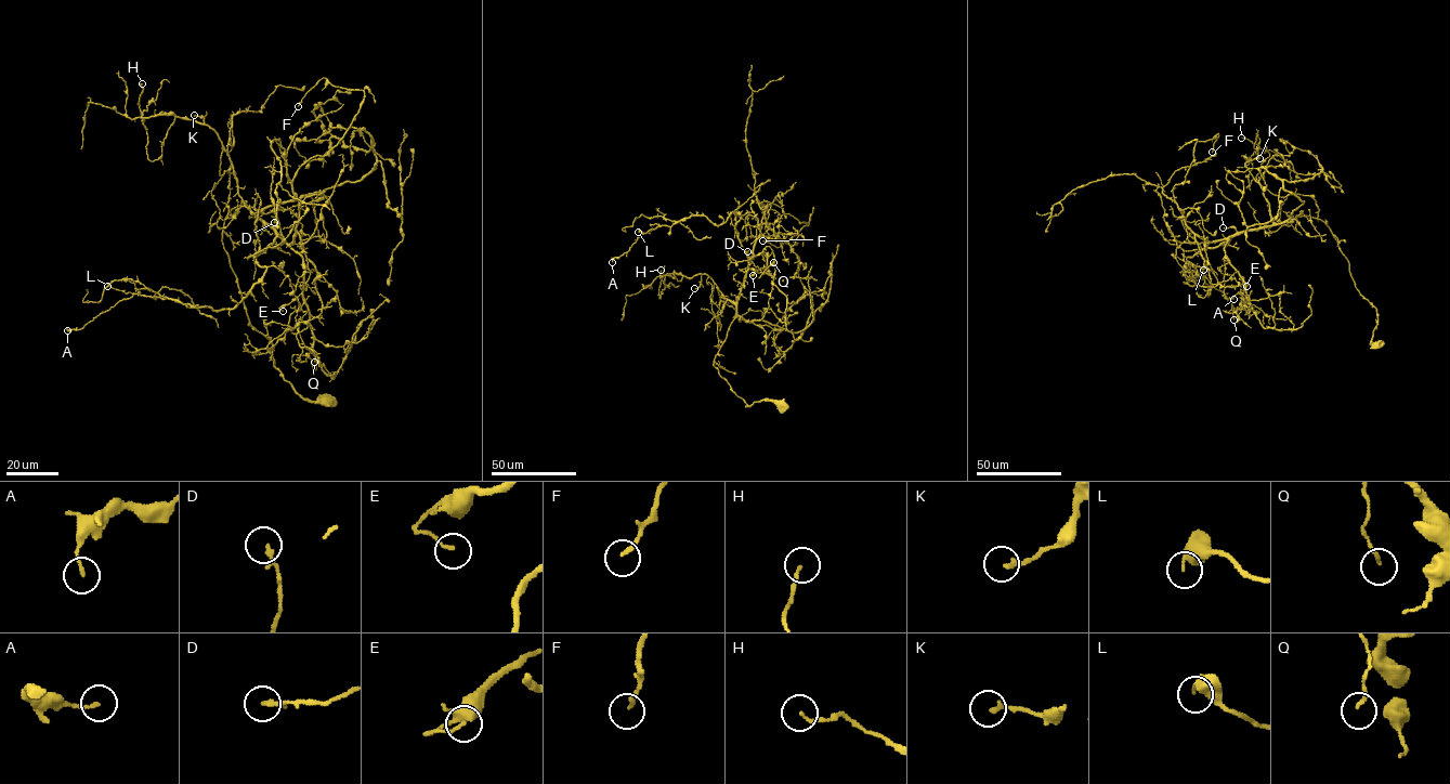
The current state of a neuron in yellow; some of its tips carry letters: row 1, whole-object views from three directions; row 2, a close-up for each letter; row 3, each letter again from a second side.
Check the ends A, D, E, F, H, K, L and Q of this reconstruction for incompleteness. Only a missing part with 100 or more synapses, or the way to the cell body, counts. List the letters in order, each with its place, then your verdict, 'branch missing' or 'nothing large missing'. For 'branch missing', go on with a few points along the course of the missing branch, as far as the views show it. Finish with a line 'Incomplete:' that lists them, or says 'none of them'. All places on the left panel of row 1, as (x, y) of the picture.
A: (67, 330) | nothing large missing
D: (274, 222) | nothing large missing
E: (283, 311) | nothing large missing
F: (298, 106) | nothing large missing
H: (142, 83) | nothing large missing
K: (194, 115) | nothing large missing
L: (107, 286) | nothing large missing
Q: (314, 362) | nothing large missing
Incomplete: none of them

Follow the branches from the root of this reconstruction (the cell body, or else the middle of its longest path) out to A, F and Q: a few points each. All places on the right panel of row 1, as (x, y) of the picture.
A: (1375, 345), (1376, 309), (1314, 218), (1187, 258), (1187, 283), (1199, 275), (1233, 299)
F: (1375, 345), (1376, 309), (1321, 220), (1211, 242), (1187, 225), (1173, 190), (1196, 143), (1218, 133), (1212, 152)
Q: (1375, 345), (1376, 309), (1356, 286), (1329, 226), (1307, 216), (1229, 238), (1225, 256), (1246, 295), (1233, 319)

